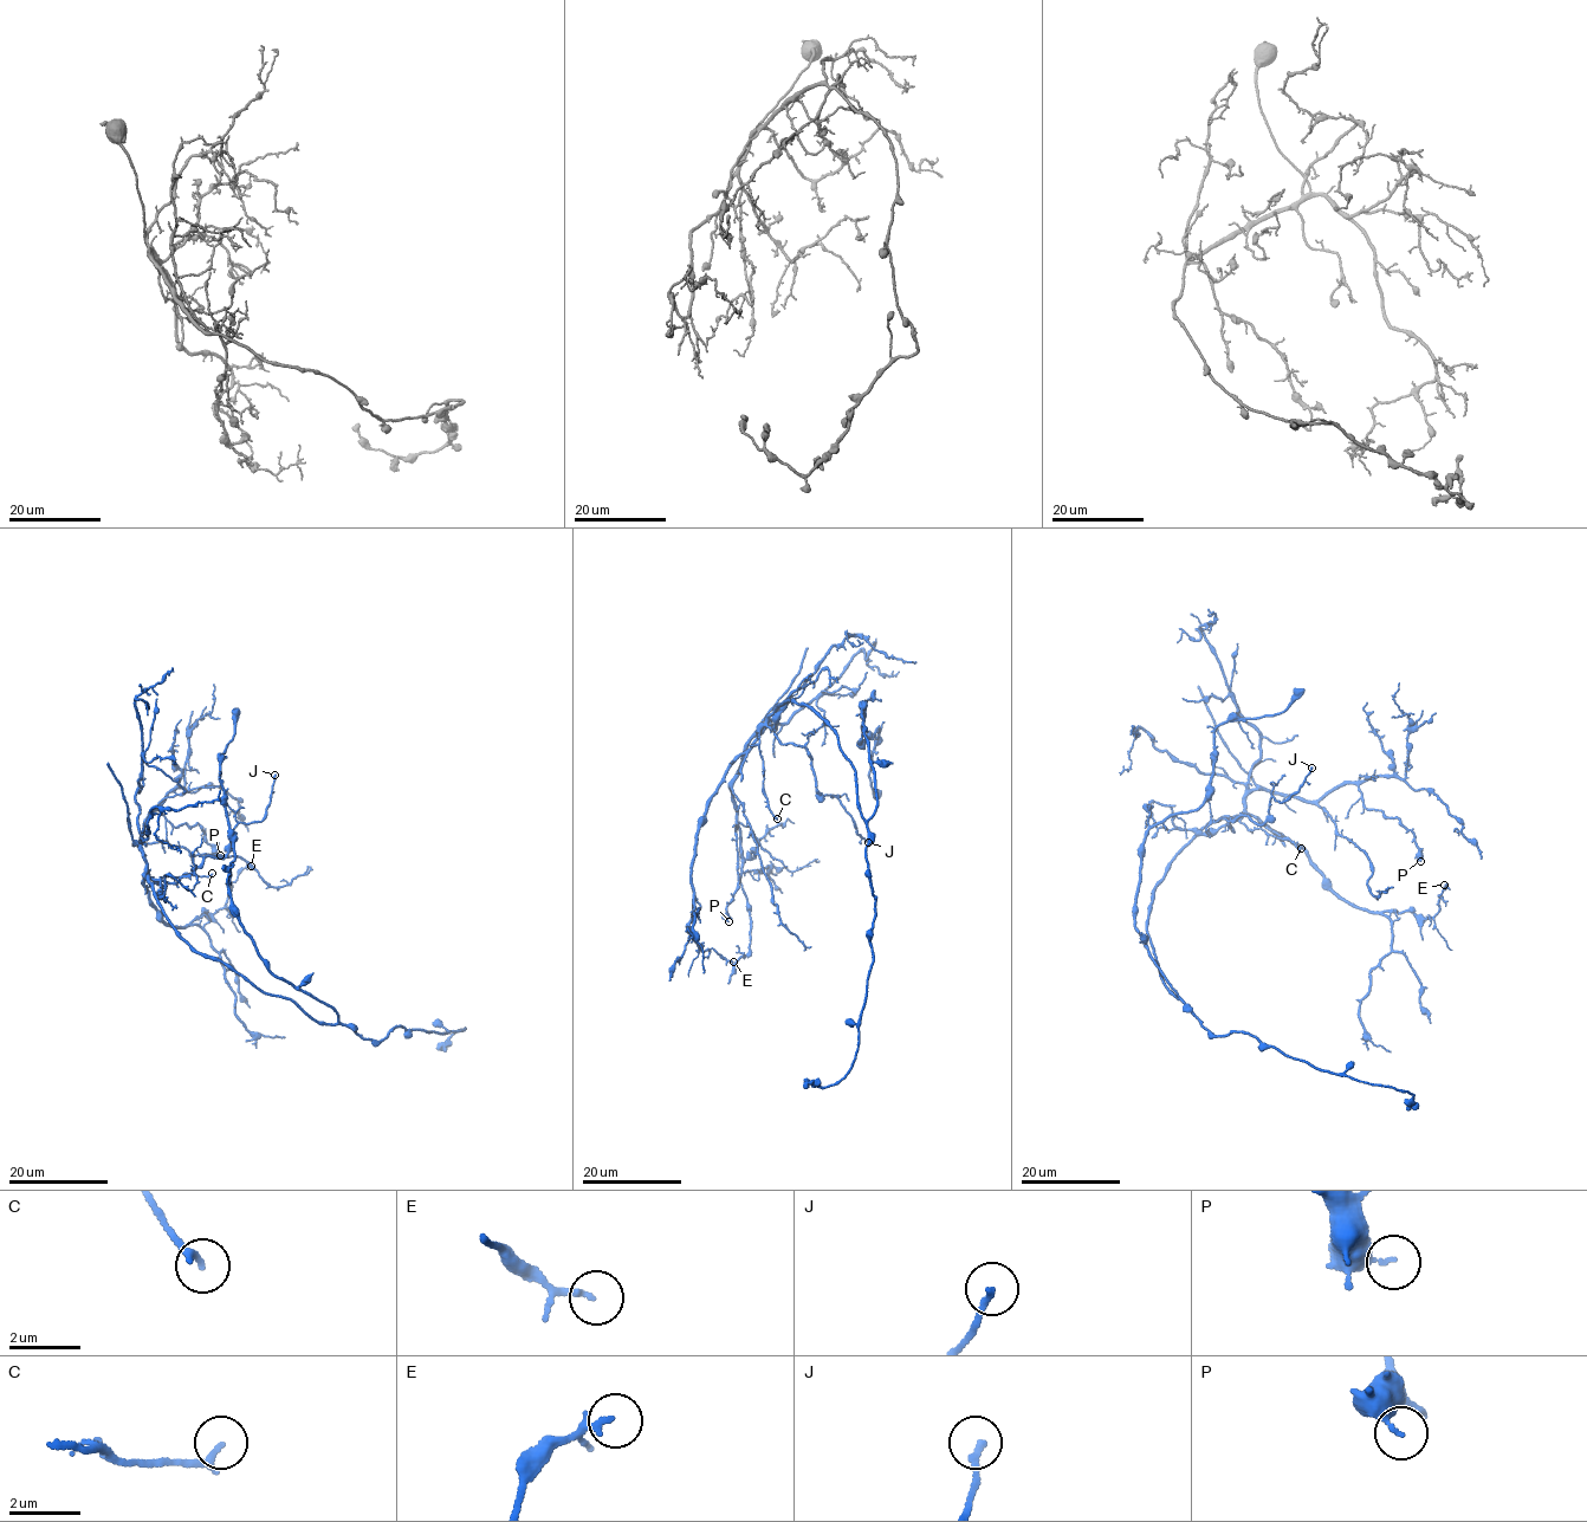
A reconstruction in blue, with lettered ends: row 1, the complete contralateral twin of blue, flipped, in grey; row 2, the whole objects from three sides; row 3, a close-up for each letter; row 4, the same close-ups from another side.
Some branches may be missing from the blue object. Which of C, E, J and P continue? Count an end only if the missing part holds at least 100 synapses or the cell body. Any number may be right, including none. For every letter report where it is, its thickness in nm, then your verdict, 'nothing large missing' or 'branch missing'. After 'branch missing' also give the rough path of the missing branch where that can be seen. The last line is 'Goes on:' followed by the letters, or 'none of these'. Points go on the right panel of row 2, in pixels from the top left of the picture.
C: (1301, 848) | 190 nm | nothing large missing
E: (1444, 885) | 160 nm | nothing large missing
J: (1312, 768) | 180 nm | nothing large missing
P: (1420, 861) | 260 nm | nothing large missing
Goes on: none of these

